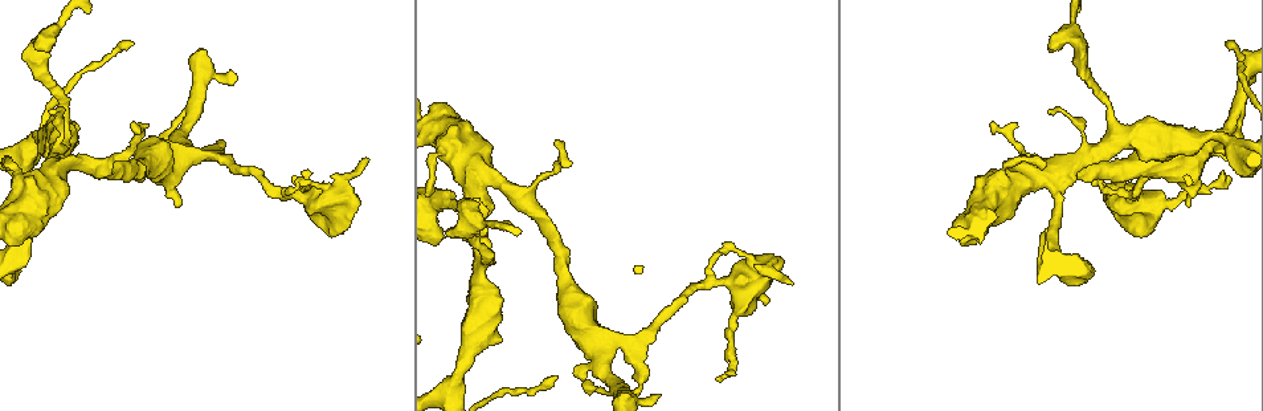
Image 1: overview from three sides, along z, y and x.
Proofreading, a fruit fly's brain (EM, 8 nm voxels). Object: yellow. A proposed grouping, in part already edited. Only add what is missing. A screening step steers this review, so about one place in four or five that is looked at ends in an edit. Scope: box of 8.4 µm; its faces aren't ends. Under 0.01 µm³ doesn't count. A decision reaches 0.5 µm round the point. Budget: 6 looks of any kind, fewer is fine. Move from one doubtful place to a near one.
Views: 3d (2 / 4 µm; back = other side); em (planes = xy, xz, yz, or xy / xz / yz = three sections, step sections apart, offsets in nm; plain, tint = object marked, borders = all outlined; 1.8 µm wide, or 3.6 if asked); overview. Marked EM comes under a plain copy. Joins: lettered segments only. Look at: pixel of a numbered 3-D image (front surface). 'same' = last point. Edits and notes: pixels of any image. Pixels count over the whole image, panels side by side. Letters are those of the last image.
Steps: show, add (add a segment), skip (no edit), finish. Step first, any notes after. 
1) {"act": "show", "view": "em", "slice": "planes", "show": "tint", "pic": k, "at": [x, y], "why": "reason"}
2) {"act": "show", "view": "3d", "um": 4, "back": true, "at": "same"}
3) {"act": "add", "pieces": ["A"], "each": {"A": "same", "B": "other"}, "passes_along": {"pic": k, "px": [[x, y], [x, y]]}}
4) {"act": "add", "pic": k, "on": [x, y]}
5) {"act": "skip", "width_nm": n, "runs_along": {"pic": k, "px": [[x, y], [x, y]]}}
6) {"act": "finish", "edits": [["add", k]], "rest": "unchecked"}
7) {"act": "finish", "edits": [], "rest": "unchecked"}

{"act": "show", "view": "3d", "um": 4, "pic": 1, "at": [485, 177], "why": "calibre changes"}

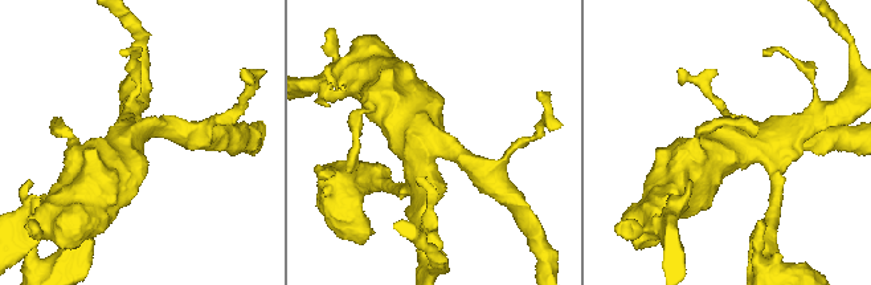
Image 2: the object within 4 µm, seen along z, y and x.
{"act": "show", "view": "em", "slice": "xz", "step": 16, "show": "tint", "pic": 2, "at": [138, 128], "why": "need the tissue"}

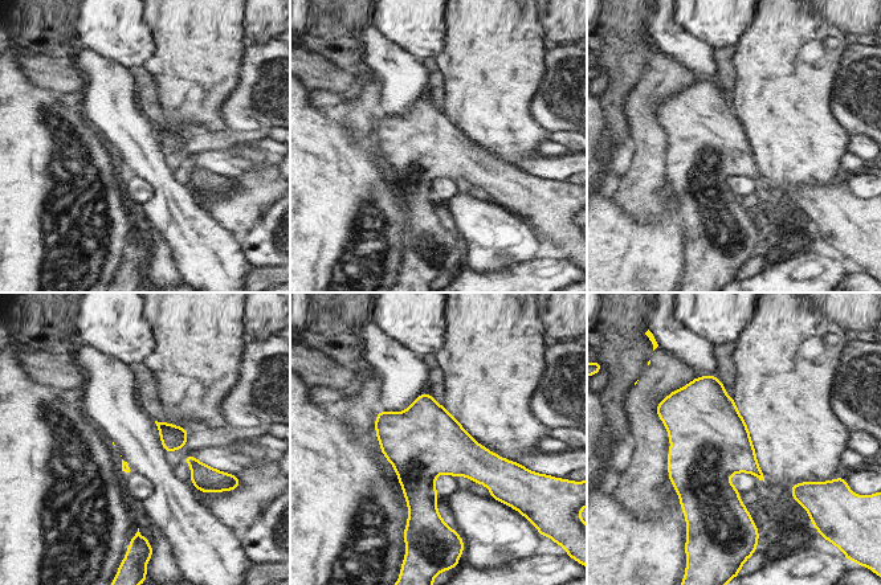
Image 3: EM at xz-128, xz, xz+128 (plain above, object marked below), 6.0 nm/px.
{"act": "show", "view": "em", "slice": "planes", "show": "borders", "at": "same"}

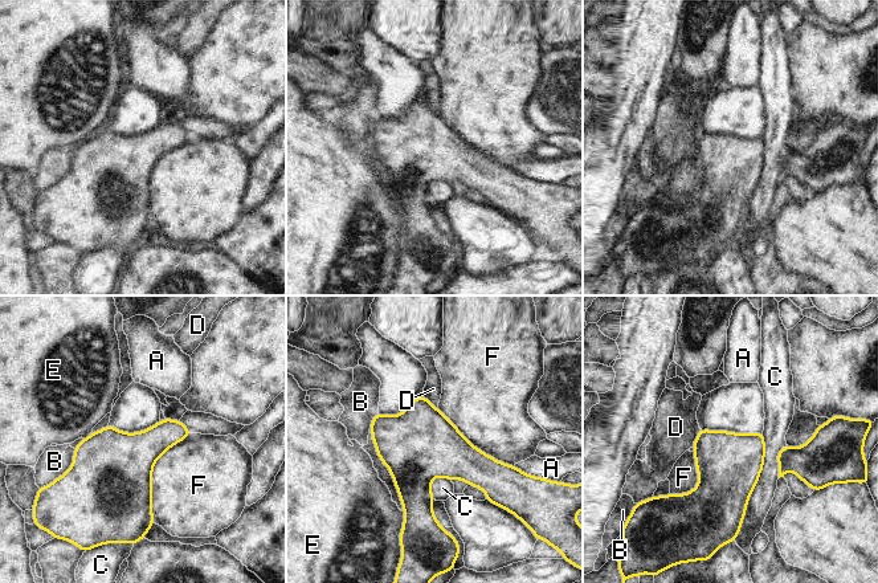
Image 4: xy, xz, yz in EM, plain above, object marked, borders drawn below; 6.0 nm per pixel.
{"act": "skip", "each": {"A": "other", "B": "other", "C": "other", "D": "other", "E": "other", "F": "other"}, "border": {"pic": 4, "px": [[192, 432], [152, 468], [152, 522]]}, "found": "no lettered segment goes on from it"}

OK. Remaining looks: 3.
{"act": "show", "view": "3d", "um": 2, "pic": 1, "at": [366, 158], "why": "free end"}

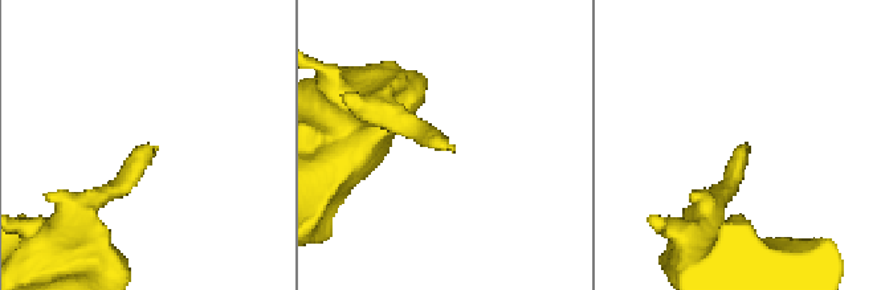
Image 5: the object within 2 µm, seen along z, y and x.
{"act": "show", "view": "em", "slice": "planes", "show": "tint", "pic": 5, "at": [445, 147], "why": "now the EM"}

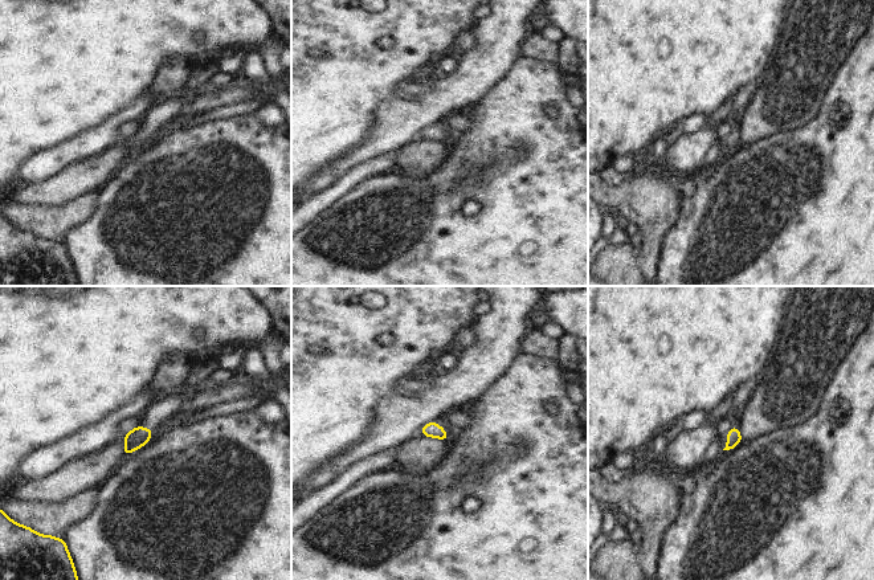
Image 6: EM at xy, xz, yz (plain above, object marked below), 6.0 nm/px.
{"act": "show", "view": "em", "slice": "planes", "show": "borders", "at": "same", "why": "see the neighbours"}

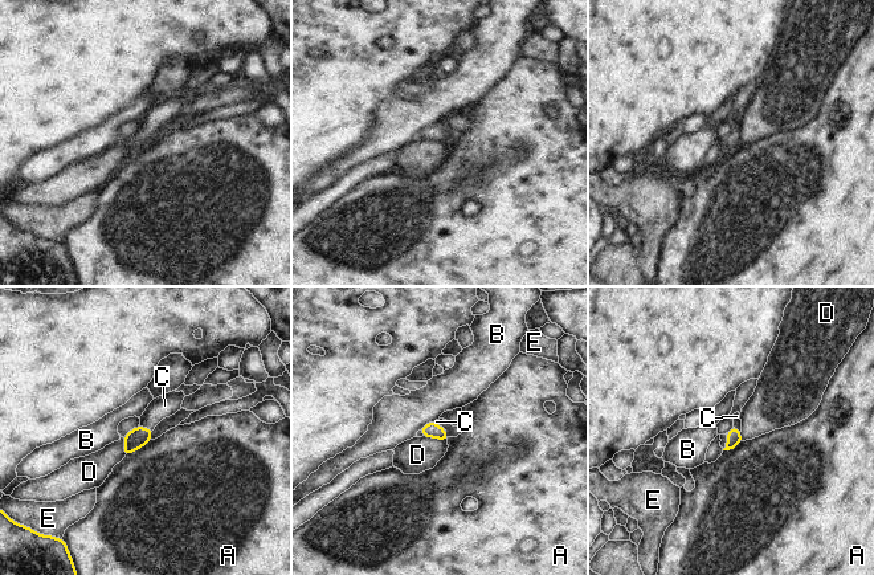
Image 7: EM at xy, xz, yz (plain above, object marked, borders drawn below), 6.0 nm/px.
{"act": "add", "pieces": ["C"], "each": {"A": "other", "B": "other", "C": "same", "D": "other", "E": "other"}, "passes_along": {"pic": 7, "px": [[138, 437], [146, 429], [164, 406]]}, "found": "it goes on there"}

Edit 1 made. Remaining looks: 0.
{"act": "finish", "edits": [["add", 7]], "rest": "unchecked"}

